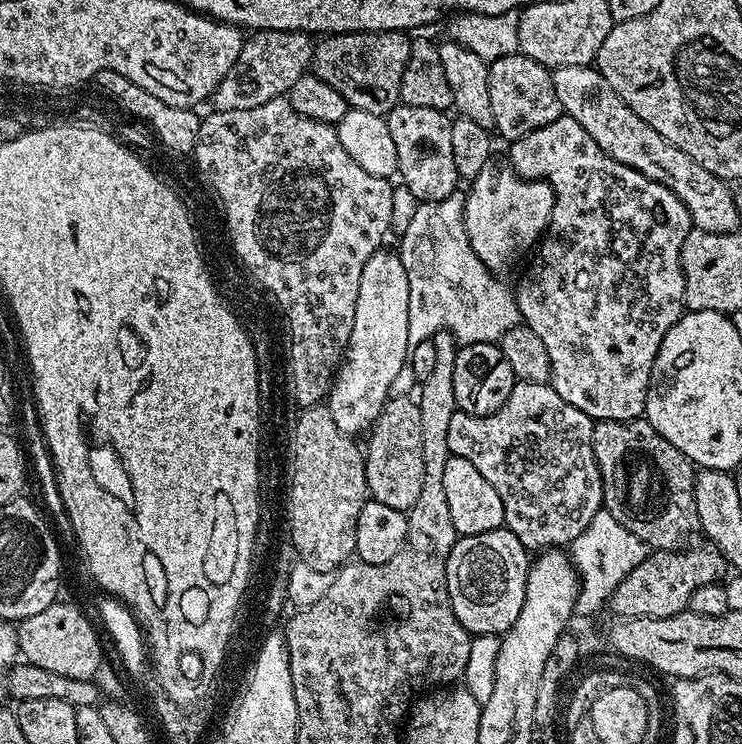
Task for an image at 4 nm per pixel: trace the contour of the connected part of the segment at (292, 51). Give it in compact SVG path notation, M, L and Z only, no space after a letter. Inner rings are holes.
M256 30L245 39L238 54L238 62L230 66L226 78L213 90L210 104L217 112L222 110L250 110L284 96L309 71L314 40L309 33L290 30Z

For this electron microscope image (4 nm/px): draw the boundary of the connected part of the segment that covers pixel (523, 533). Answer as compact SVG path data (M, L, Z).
M518 382L510 398L494 414L471 416L458 410L454 418L450 418L446 442L451 455L466 458L466 462L472 463L482 473L482 478L498 490L506 527L529 553L536 554L541 550L571 545L578 534L590 526L590 518L602 510L604 487L594 458L593 423L590 417L582 414L582 410L567 404L552 389L551 383Z

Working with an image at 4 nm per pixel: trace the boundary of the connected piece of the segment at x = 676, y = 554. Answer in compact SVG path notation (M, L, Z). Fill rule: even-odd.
M715 546L707 547L653 551L641 564L634 566L634 570L622 580L618 590L614 590L610 608L613 608L617 612L615 615L620 618L666 618L685 611L690 602L690 594L694 594L698 586L715 584L725 575L724 555Z

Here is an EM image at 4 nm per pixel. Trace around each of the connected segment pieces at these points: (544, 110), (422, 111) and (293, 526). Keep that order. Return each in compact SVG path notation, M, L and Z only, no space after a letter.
M517 54L491 61L488 66L488 89L490 90L492 128L495 135L499 139L501 136L505 142L522 138L554 122L562 115L558 94L554 92L551 71L544 65L534 62L534 58L529 56Z
M397 104L386 117L390 126L390 138L394 138L394 150L398 154L399 179L420 202L441 200L457 191L462 177L454 166L454 145L450 143L452 120L447 115L426 106Z
M323 403L311 404L296 419L290 441L290 528L299 563L319 572L335 573L353 559L358 514L369 499L365 453L334 422Z

